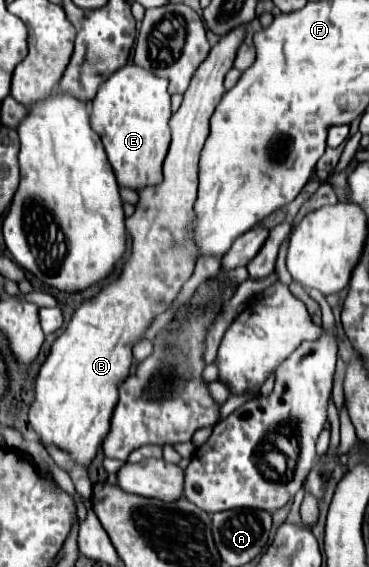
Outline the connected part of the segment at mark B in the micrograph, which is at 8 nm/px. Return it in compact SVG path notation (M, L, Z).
M242 26L230 30L230 34L224 34L220 42L210 50L206 60L194 72L180 110L172 114L170 118L170 126L184 128L184 130L180 132L180 136L176 134L172 138L172 144L176 144L176 148L170 148L168 152L168 158L164 164L164 170L166 170L164 180L158 186L140 190L138 192L140 204L136 212L130 218L126 218L126 230L130 232L130 238L132 238L132 254L124 262L120 280L116 280L110 286L104 286L98 298L82 304L72 314L68 328L52 344L52 350L36 378L36 398L28 414L34 432L40 436L44 444L56 444L68 450L72 458L84 466L88 466L90 460L96 456L96 450L100 448L102 440L106 438L110 430L110 418L118 402L118 386L126 380L132 366L132 346L138 340L142 340L152 320L170 308L170 304L176 300L178 292L182 290L184 282L194 272L194 246L190 246L190 230L194 224L194 202L198 194L198 160L200 160L202 146L208 138L210 116L214 114L214 108L218 106L224 94L224 76L232 68L234 54L238 52L238 46L242 46L244 38L246 38L246 30Z

